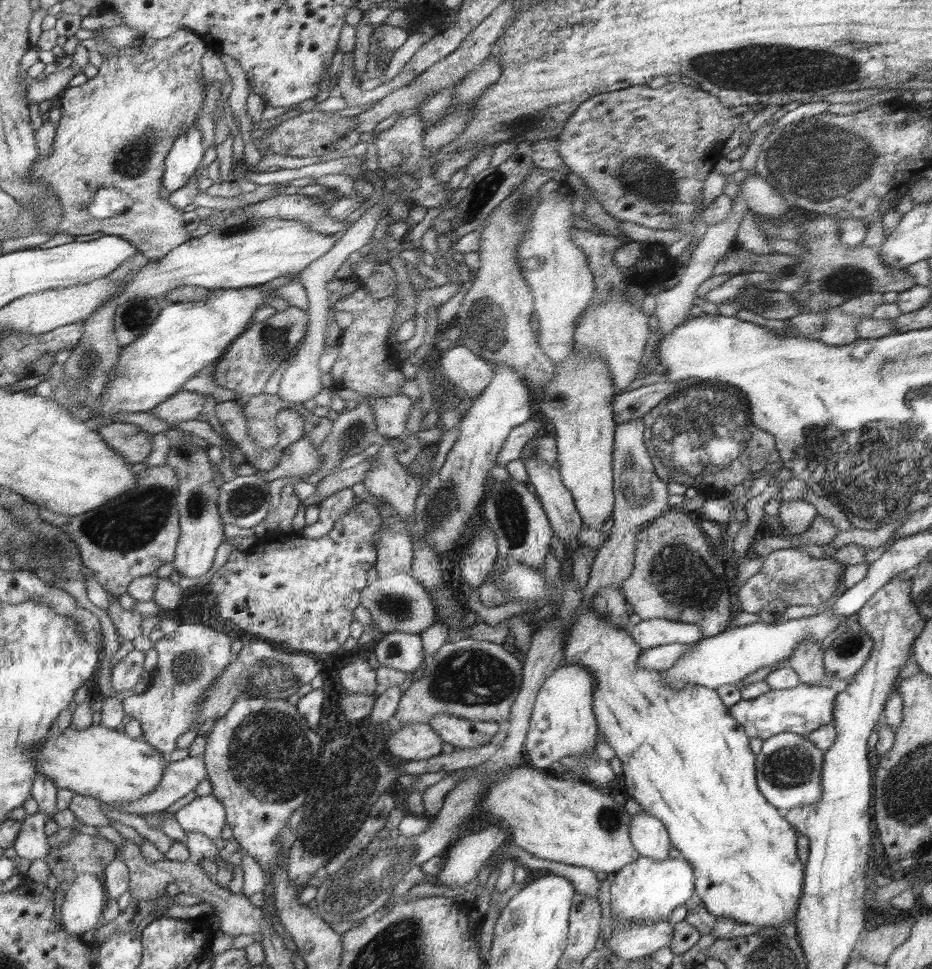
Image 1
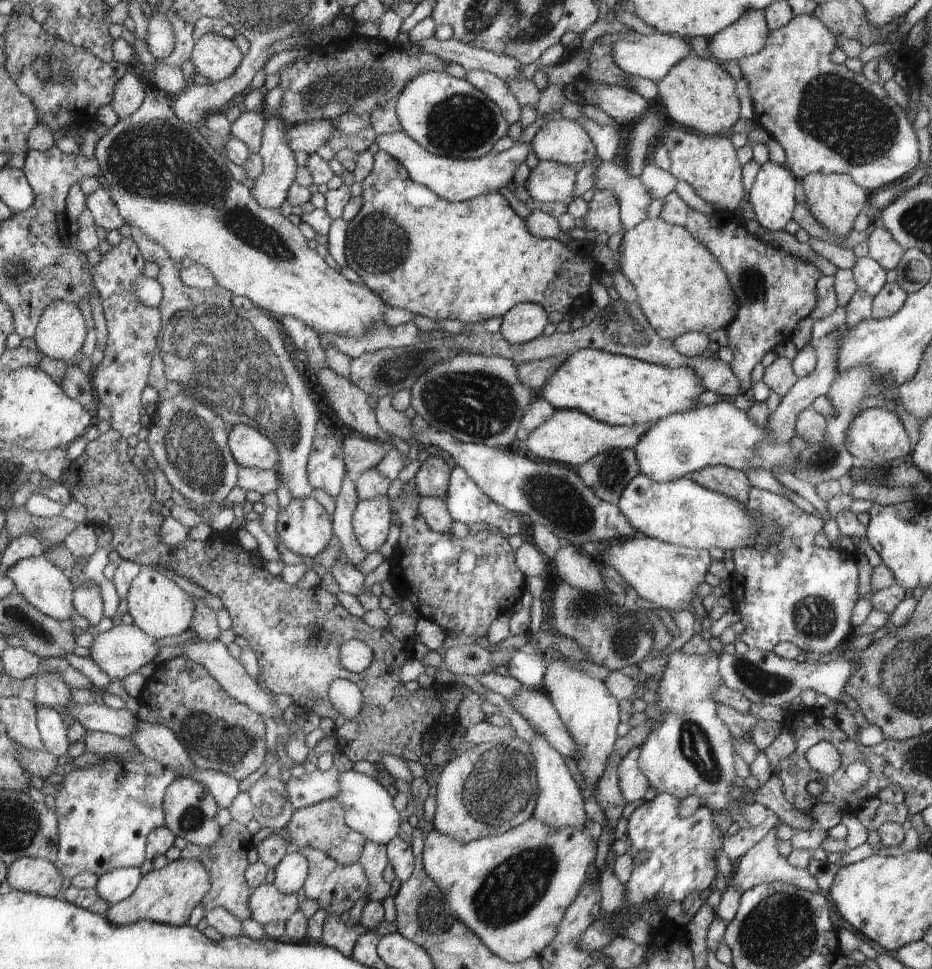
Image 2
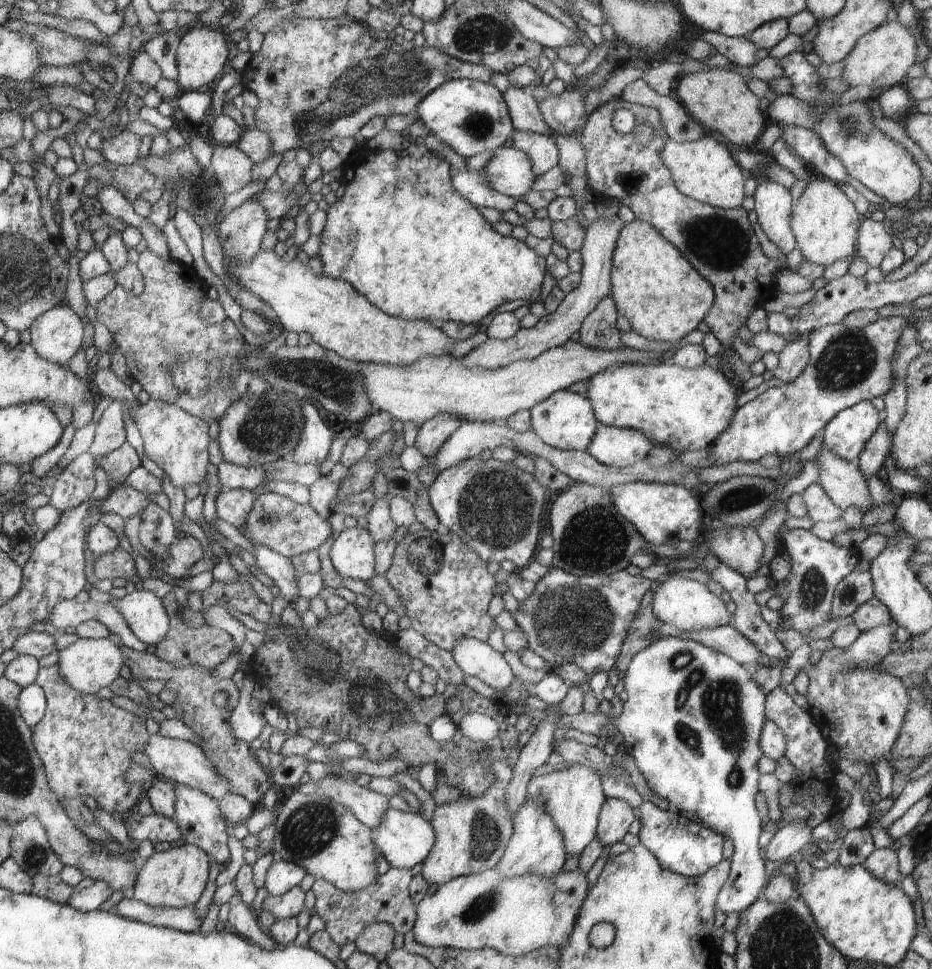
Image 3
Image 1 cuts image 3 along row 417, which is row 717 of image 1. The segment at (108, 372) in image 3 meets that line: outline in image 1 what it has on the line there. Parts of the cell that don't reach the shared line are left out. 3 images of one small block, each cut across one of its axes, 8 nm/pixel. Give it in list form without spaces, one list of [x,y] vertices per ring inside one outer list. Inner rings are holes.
[[[183,623],[168,636],[153,644],[158,652],[158,662],[150,673],[148,691],[137,693],[121,701],[125,714],[140,721],[141,741],[146,741],[161,754],[169,755],[177,749],[177,740],[195,724],[199,702],[207,689],[230,664],[232,638],[216,632],[203,623]]]

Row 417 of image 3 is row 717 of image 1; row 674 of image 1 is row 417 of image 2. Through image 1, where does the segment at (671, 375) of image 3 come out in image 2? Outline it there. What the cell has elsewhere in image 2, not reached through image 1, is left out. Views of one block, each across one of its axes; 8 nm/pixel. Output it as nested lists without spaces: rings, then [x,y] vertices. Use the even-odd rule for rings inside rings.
[[[579,349],[569,353],[566,362],[554,370],[539,396],[555,410],[578,410],[608,425],[635,426],[693,410],[705,390],[692,368],[660,366],[626,355]]]

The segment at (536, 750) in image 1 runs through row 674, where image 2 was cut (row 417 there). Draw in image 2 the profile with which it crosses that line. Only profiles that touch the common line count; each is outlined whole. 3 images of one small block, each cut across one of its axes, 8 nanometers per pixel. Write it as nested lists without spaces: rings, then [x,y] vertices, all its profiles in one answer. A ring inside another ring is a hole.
[[[555,410],[550,420],[537,426],[528,434],[526,445],[528,453],[532,457],[539,458],[542,462],[566,464],[566,466],[581,466],[590,461],[590,458],[598,454],[606,453],[606,450],[627,450],[634,449],[643,437],[650,432],[650,428],[656,422],[646,422],[635,426],[614,426],[578,410]]]

